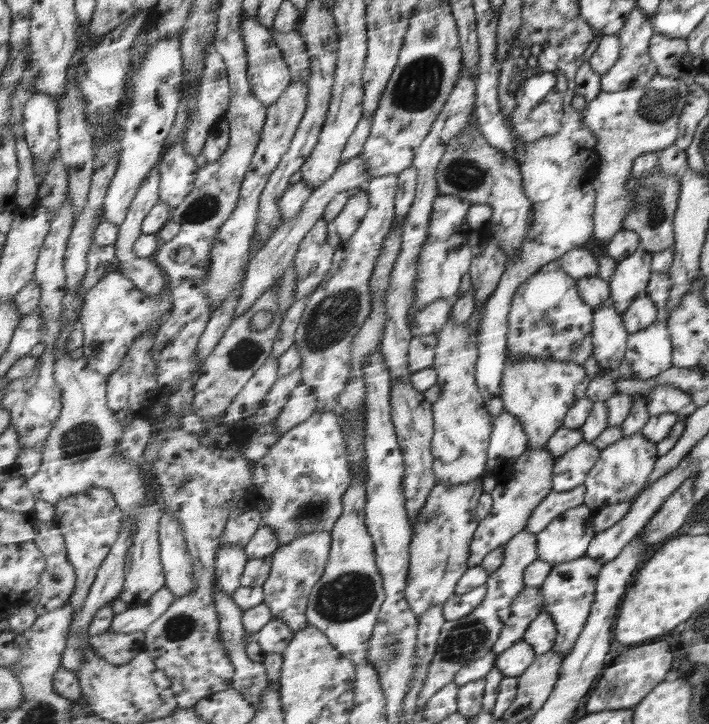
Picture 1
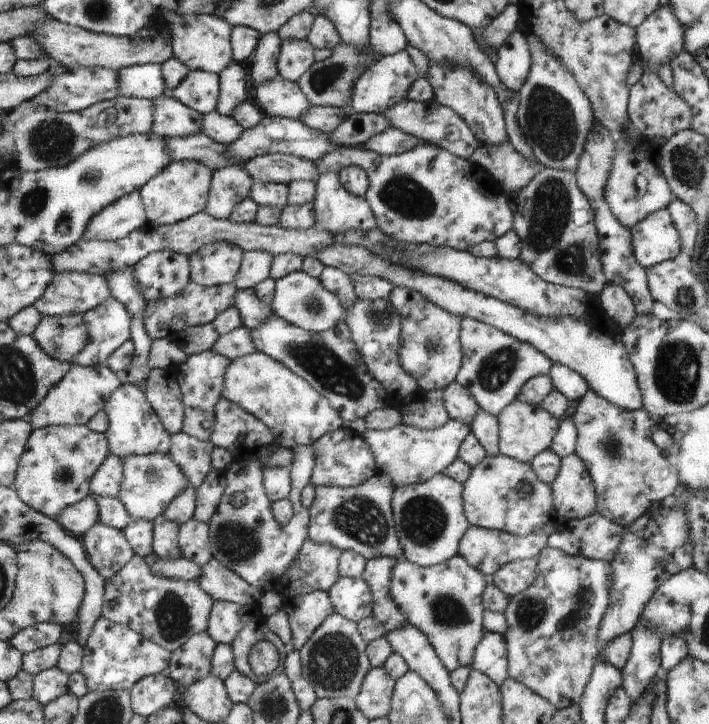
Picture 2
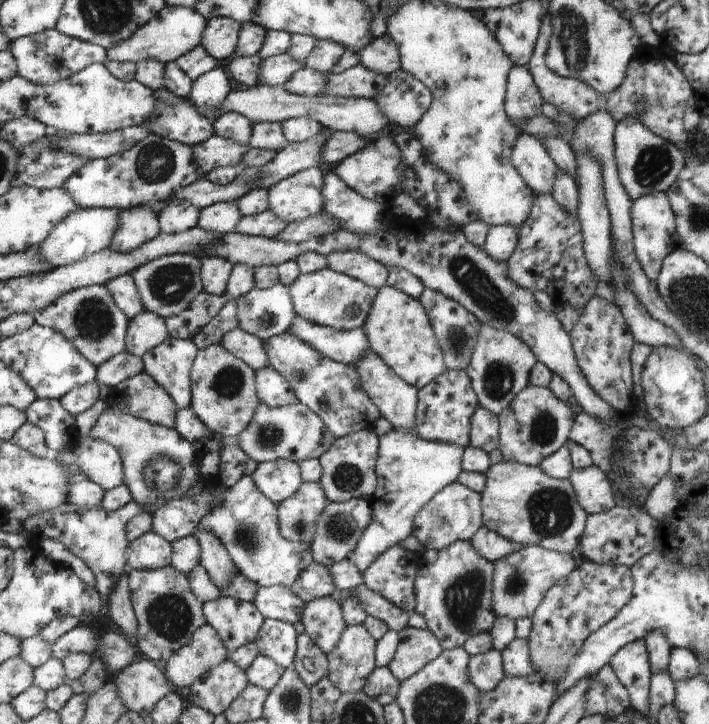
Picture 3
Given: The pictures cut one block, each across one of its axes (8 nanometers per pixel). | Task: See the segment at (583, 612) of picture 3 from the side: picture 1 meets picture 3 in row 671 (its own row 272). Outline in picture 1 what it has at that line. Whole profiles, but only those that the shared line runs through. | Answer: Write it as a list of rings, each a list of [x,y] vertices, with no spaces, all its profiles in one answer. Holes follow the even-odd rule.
[[[556,259],[540,268],[514,295],[507,336],[507,357],[514,360],[570,360],[583,366],[595,351],[591,336],[593,329],[594,308],[584,303],[577,280],[571,278],[560,267],[559,259]]]

